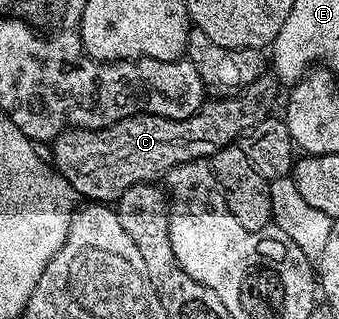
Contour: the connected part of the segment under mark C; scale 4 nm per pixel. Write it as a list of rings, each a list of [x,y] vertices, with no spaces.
[[[261,76],[254,84],[250,84],[247,90],[230,98],[218,98],[205,101],[200,111],[192,118],[186,120],[170,120],[153,114],[135,114],[129,118],[123,118],[101,130],[77,130],[69,128],[63,130],[53,139],[51,148],[54,154],[53,166],[60,171],[61,176],[74,187],[81,199],[92,204],[112,204],[134,184],[143,182],[155,183],[156,177],[167,175],[178,164],[192,162],[196,158],[211,159],[222,148],[233,145],[243,138],[244,133],[254,124],[258,124],[263,118],[269,117],[272,101],[276,98],[275,77]]]

